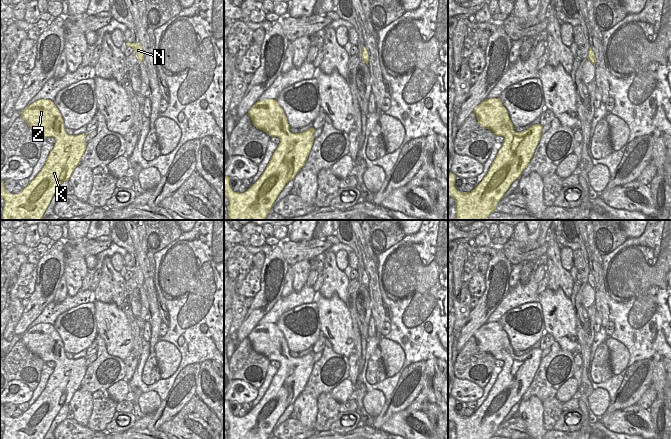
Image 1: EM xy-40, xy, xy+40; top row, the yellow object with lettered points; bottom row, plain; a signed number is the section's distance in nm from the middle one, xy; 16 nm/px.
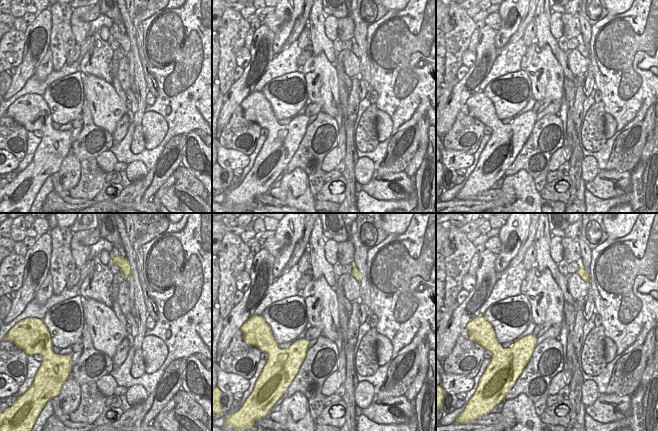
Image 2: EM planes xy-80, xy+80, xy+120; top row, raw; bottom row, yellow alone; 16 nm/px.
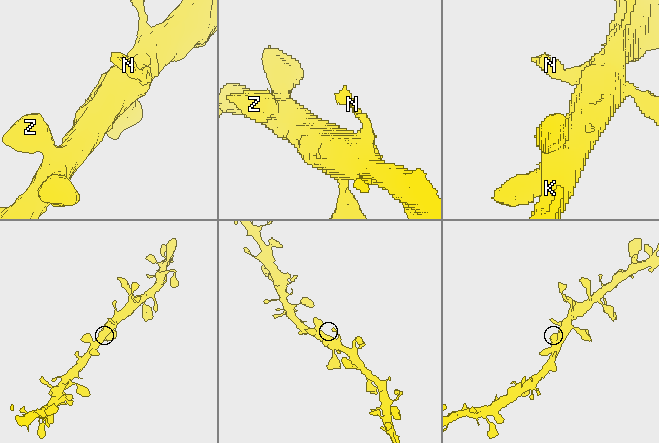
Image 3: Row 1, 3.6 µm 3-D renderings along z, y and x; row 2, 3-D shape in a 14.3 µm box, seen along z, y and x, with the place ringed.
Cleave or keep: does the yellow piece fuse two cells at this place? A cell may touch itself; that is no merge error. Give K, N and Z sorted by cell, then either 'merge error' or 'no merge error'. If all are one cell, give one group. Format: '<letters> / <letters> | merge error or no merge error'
K N Z | no merge error

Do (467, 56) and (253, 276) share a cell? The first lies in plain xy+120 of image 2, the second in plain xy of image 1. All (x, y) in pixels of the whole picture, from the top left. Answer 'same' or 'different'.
same

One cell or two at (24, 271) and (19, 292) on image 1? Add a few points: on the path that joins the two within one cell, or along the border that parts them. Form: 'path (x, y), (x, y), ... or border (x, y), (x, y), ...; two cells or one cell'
path (24, 276), (24, 281), (20, 287); one cell

